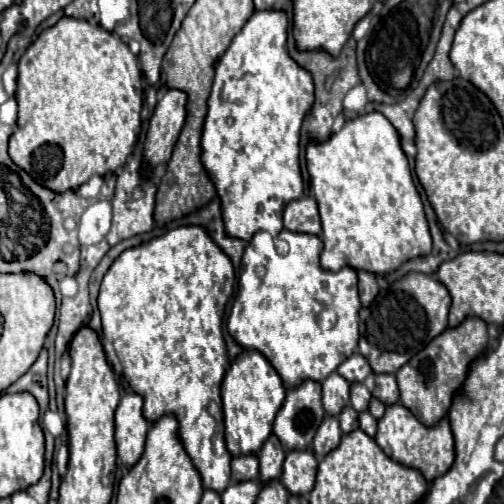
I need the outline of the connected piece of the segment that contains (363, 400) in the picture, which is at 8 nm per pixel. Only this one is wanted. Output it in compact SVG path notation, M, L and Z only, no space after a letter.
M352 384L350 388L350 406L360 412L360 410L368 410L370 404L370 392L364 384Z

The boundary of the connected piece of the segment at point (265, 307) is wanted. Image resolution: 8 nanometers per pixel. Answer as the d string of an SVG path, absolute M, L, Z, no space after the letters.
M282 230L277 238L285 242L286 248L276 246L275 238L268 232L256 232L246 246L238 278L238 298L226 326L236 344L266 356L286 388L296 386L300 378L322 382L358 346L358 312L362 305L356 270L322 270L322 240L318 236Z

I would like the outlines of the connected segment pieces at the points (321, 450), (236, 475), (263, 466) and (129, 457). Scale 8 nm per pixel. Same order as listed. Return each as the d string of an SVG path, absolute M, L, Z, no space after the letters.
M326 416L312 442L312 452L316 454L316 460L320 462L320 458L324 458L324 454L332 452L340 444L340 438L342 438L342 430L340 430L338 420L332 416Z
M256 456L232 458L232 482L240 482L240 478L252 478L252 482L258 482L258 458Z
M274 434L266 440L262 450L258 452L258 458L260 458L260 482L268 482L268 478L282 476L282 462L286 458L286 452L282 450Z
M126 394L116 410L116 452L124 466L132 468L142 452L148 432L148 420L142 416L142 398Z

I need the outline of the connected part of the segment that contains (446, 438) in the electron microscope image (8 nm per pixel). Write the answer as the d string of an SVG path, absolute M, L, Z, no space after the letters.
M392 404L386 408L384 418L378 420L378 434L376 444L382 448L382 452L392 458L394 462L400 462L408 468L418 470L428 484L432 484L434 478L446 474L454 462L454 438L450 432L450 424L444 418L438 426L426 428L420 424L410 410L406 410L402 404Z

